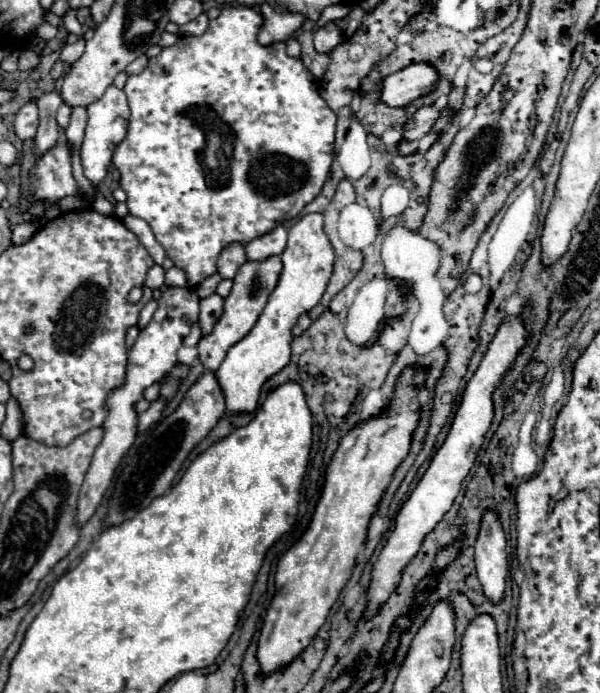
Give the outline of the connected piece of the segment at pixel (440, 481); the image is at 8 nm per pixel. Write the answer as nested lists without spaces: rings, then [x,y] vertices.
[[[513,316],[509,322],[503,322],[493,338],[493,342],[489,344],[487,354],[483,356],[477,372],[473,374],[473,378],[469,380],[465,392],[463,392],[463,400],[461,406],[455,414],[455,420],[451,424],[451,430],[443,442],[443,446],[437,450],[437,454],[433,456],[425,476],[419,480],[419,484],[415,486],[415,490],[411,492],[409,500],[403,504],[397,520],[395,520],[395,532],[389,536],[385,548],[381,550],[375,568],[373,568],[373,580],[371,586],[367,590],[367,608],[365,608],[365,618],[375,616],[377,608],[389,598],[389,594],[393,592],[393,582],[399,580],[403,568],[407,566],[407,562],[417,554],[425,534],[429,534],[435,524],[443,518],[443,514],[451,508],[455,496],[461,490],[461,482],[465,480],[465,476],[469,474],[475,456],[483,444],[483,436],[493,420],[493,402],[491,402],[491,392],[495,390],[495,386],[499,384],[499,380],[503,378],[503,374],[513,366],[517,352],[521,350],[521,346],[525,344],[527,332],[525,326],[521,322],[519,316]]]

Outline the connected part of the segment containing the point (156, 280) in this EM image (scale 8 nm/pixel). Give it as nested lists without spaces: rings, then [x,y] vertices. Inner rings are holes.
[[[155,264],[153,268],[149,268],[147,278],[145,278],[145,284],[147,284],[149,288],[161,288],[161,286],[163,286],[163,266]]]

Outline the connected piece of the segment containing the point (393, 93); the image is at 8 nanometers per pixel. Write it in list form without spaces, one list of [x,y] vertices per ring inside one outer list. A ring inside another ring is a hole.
[[[411,64],[383,78],[379,100],[389,108],[409,106],[417,98],[435,92],[439,78],[437,68],[429,68],[429,64]]]

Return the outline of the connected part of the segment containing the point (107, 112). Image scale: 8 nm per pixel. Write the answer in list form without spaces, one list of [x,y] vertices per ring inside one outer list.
[[[109,86],[105,90],[105,94],[97,102],[93,102],[91,106],[87,106],[87,112],[89,112],[89,122],[87,122],[87,128],[85,128],[85,140],[83,140],[83,148],[81,148],[81,160],[83,160],[85,176],[93,184],[99,184],[107,176],[107,170],[111,166],[111,158],[113,158],[113,152],[117,150],[117,144],[127,134],[129,106],[127,106],[125,92],[119,90],[119,88],[115,88],[115,86]]]

